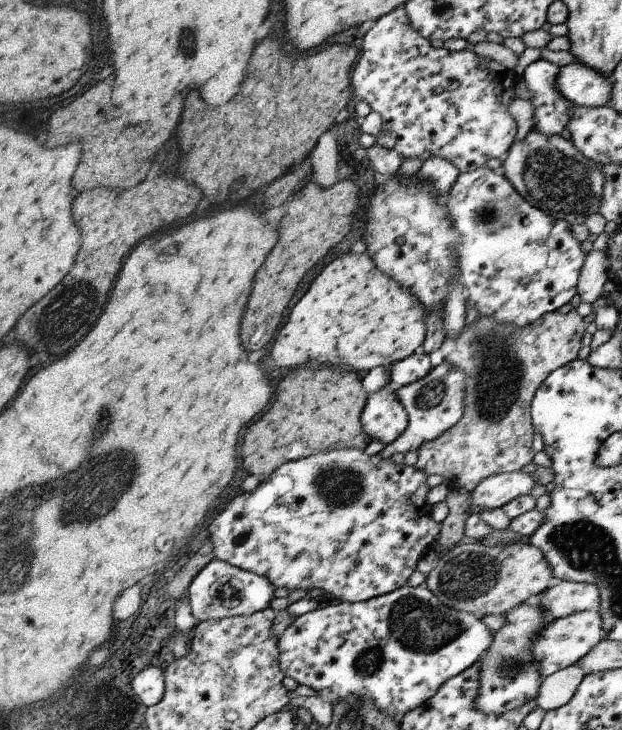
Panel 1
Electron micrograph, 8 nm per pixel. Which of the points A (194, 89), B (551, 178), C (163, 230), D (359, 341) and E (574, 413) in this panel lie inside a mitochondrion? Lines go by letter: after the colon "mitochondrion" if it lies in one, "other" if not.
A: other
B: mitochondrion
C: other
D: other
E: other

